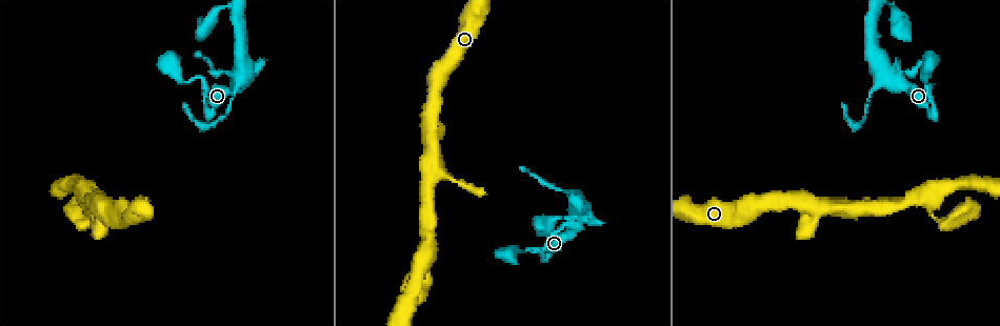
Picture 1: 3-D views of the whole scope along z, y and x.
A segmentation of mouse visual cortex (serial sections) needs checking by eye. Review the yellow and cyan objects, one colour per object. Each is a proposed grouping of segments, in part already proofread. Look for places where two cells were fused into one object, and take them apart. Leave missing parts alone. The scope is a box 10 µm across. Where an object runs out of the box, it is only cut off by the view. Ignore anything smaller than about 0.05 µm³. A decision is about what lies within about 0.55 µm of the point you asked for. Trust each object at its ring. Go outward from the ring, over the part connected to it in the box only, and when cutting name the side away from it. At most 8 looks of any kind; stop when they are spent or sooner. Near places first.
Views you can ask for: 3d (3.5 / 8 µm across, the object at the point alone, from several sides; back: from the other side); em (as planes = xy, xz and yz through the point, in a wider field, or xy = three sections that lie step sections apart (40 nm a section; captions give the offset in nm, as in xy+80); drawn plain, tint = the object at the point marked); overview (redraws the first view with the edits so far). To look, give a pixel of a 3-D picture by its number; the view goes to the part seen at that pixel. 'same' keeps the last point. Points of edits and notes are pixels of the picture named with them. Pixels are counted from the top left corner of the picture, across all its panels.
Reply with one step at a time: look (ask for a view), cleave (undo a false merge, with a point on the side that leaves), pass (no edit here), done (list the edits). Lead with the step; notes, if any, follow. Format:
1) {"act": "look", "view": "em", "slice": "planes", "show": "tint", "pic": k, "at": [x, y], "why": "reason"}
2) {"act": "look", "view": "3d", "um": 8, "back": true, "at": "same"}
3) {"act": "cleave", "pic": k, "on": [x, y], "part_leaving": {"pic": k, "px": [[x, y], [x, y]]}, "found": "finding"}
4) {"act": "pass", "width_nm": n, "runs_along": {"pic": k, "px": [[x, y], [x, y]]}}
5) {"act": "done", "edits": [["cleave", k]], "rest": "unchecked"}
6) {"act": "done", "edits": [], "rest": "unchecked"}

{"act": "look", "view": "3d", "um": 3.5, "pic": 1, "at": [237, 88], "why": "sudden change in width"}

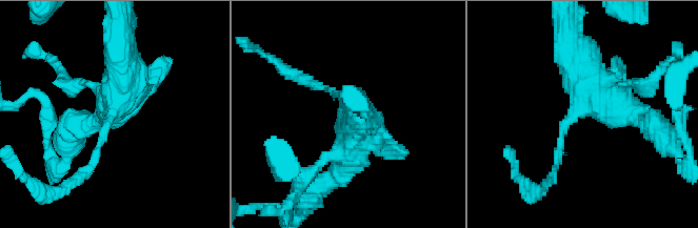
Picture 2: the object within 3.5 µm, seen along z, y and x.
{"act": "look", "view": "em", "slice": "xy", "step": 1, "show": "tint", "pic": 2, "at": [111, 117], "why": "now the EM"}

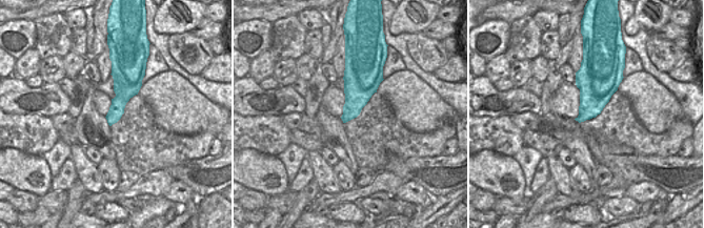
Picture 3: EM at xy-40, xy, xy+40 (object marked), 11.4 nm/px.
{"act": "pass", "runs_along": {"pic": 2, "px": [[622, 106], [595, 94], [576, 109], [552, 177]]}, "found": "continuous, no second cell"}

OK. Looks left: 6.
{"act": "look", "view": "3d", "um": 3.5, "pic": 1, "at": [896, 18], "why": "abrupt turn"}

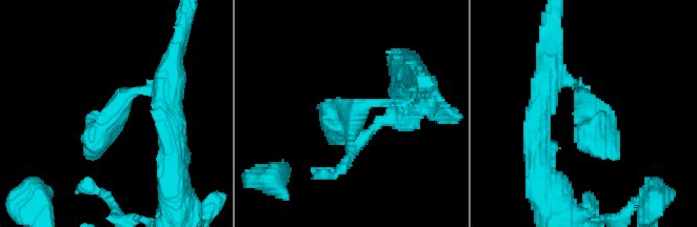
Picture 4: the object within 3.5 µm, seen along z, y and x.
{"act": "look", "view": "em", "slice": "xy", "step": 5, "show": "tint", "pic": 4, "at": [353, 115], "why": "need the tissue"}

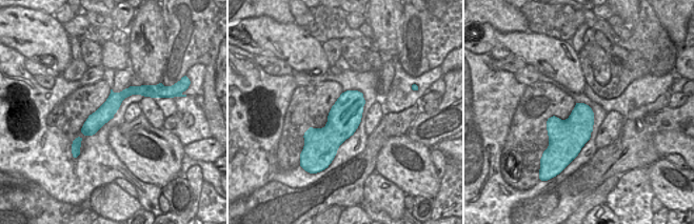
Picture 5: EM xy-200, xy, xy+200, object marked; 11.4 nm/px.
{"act": "look", "view": "em", "slice": "xy", "step": 3, "show": "tint", "at": "same"}

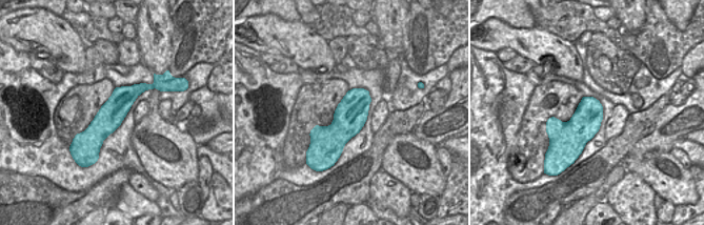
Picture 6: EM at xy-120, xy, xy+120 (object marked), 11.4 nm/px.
{"act": "pass", "width_nm": 380, "runs_along": {"pic": 6, "px": [[151, 86], [79, 137]]}, "found": "one cell here"}

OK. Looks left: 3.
{"act": "look", "view": "3d", "um": 3.5, "back": true, "pic": 1, "at": [432, 144], "why": "side arm on a straight run"}

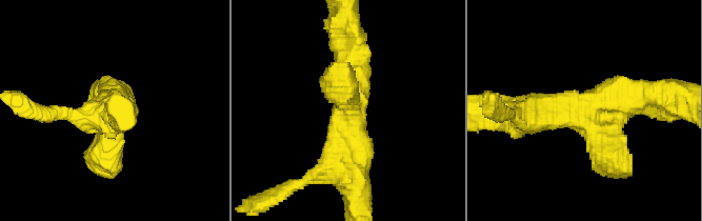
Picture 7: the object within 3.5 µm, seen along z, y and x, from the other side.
{"act": "look", "view": "em", "slice": "xy", "step": 2, "show": "tint", "pic": 7, "at": [349, 110], "arms": 3, "arm_widths_nm": [450, 450, 500]}

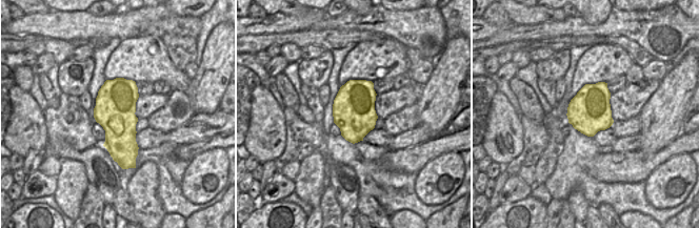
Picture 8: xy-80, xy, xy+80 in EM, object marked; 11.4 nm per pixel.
{"act": "pass", "runs_along": {"pic": 7, "px": [[652, 96], [517, 118]]}, "found": "all the same cell"}

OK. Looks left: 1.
{"act": "done", "edits": [], "rest": "unchecked"}

